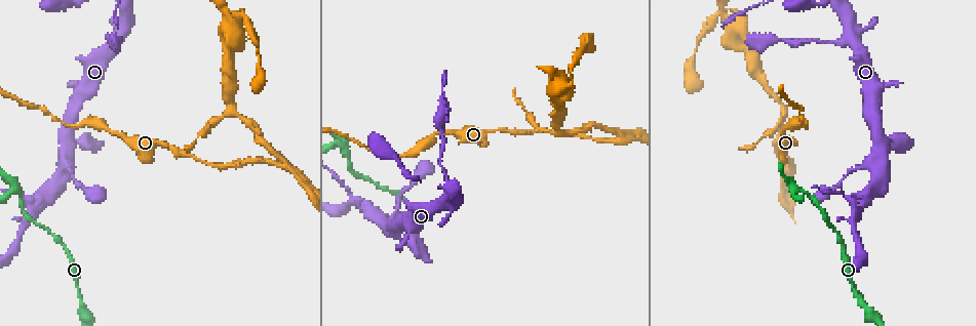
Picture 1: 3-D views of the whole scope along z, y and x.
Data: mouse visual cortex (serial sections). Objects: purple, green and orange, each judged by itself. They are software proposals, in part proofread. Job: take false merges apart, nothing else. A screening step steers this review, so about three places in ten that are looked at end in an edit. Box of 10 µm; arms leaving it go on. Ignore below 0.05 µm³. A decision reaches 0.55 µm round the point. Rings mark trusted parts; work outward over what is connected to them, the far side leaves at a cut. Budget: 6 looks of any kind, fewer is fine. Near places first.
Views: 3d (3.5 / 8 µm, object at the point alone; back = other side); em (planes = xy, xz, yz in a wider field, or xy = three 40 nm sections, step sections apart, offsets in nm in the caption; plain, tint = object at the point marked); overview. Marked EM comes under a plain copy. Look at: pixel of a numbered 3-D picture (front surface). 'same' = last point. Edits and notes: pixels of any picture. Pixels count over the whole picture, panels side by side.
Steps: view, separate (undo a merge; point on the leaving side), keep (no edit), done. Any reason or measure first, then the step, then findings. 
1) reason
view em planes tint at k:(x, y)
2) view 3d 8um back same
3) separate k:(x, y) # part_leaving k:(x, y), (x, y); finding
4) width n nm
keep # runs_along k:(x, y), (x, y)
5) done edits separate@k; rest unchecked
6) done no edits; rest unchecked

narrows sharply
view 3d 3.5um at 1:(786, 129)

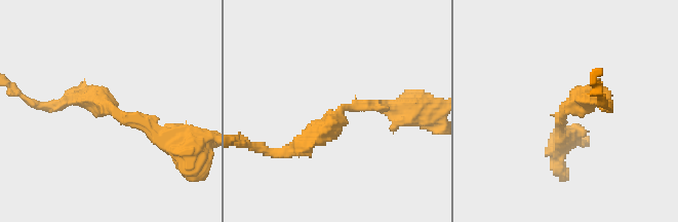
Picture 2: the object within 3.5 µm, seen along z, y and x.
arm_widths 300, 300 nm
keep # runs_along 2:(191, 139), (74, 95); one cell here

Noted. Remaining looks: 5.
two arms in line, one across
view 3d 3.5um at 1:(619, 139)

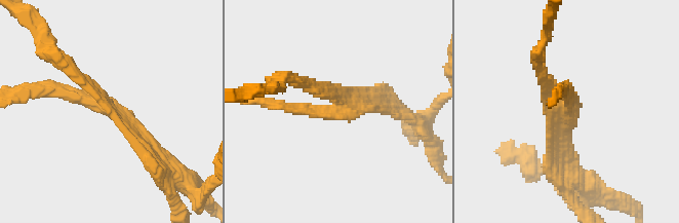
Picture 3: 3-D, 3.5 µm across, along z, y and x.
now the EM
view em xy step 3 tint at 3:(336, 109)

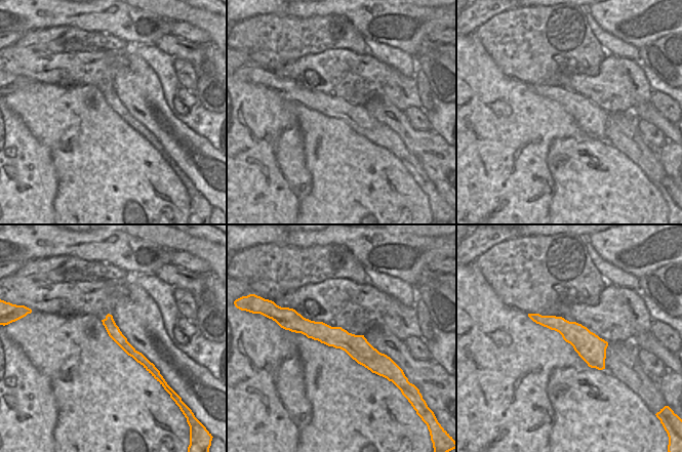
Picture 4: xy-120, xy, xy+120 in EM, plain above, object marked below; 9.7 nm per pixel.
width 240 nm
separate 3:(312, 90) # border 4:(135, 351), (130, 356); two cells meet here

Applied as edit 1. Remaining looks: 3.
view overview

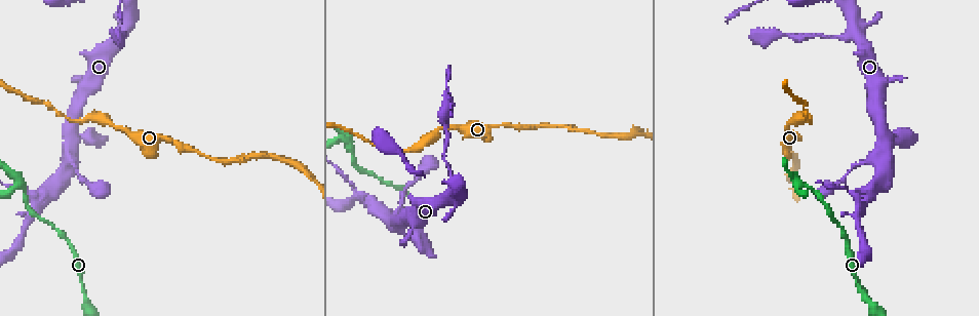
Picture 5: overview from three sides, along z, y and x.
side arm on a straight run
view 3d 3.5um at 5:(346, 141)

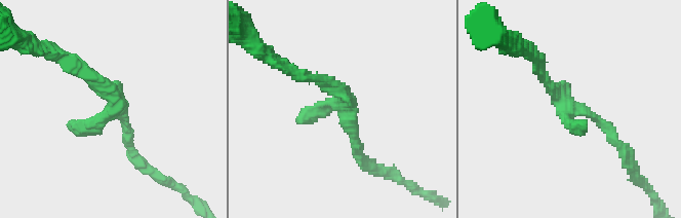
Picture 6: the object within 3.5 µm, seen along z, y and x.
view em xy step 3 tint at 6:(341, 107)

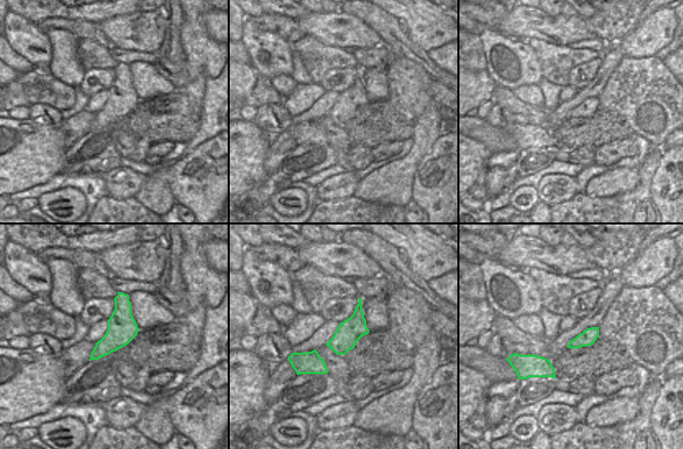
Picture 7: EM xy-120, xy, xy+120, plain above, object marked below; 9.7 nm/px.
arms 3; arm_widths 200, 200, 200 nm
keep # runs_along 6:(621, 146), (538, 68); continuous, no second cell

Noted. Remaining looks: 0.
done edits separate@3; rest unchecked

